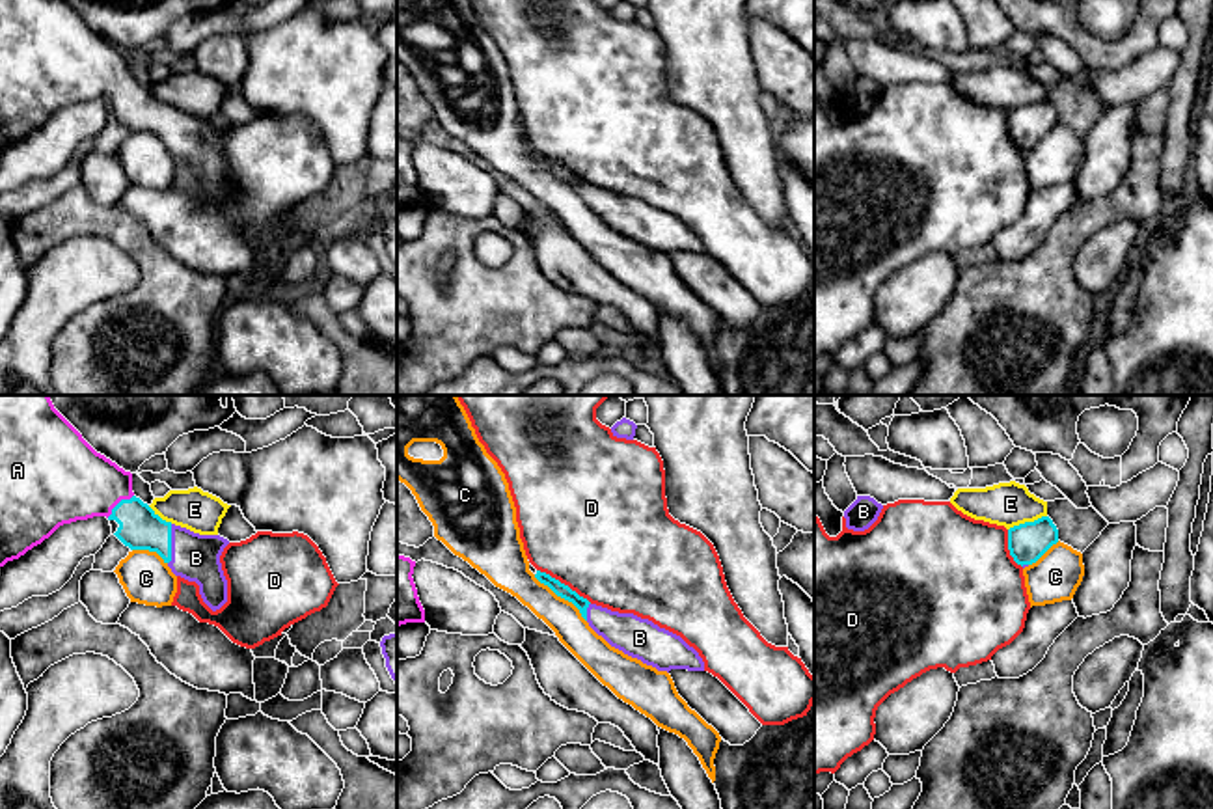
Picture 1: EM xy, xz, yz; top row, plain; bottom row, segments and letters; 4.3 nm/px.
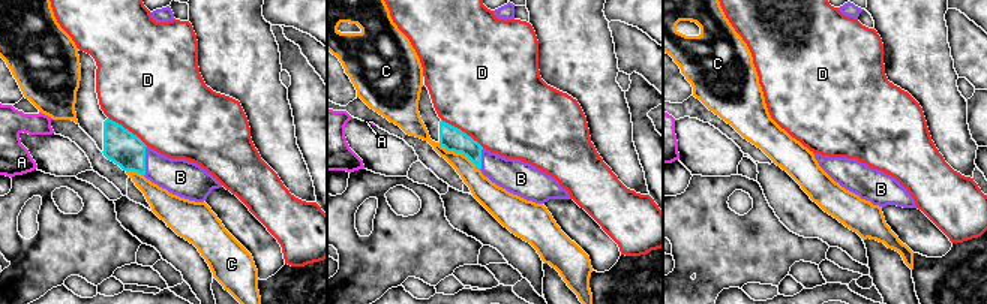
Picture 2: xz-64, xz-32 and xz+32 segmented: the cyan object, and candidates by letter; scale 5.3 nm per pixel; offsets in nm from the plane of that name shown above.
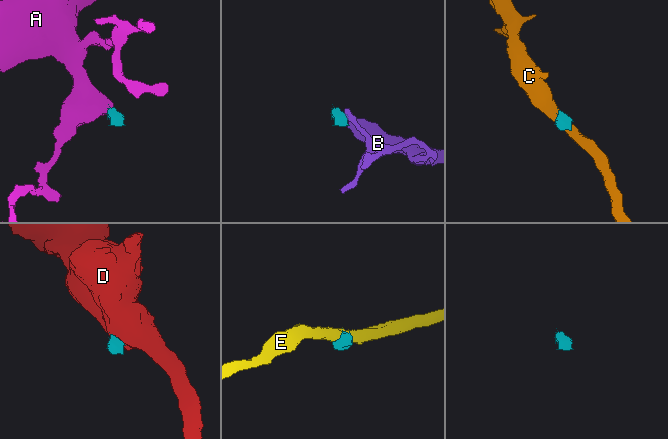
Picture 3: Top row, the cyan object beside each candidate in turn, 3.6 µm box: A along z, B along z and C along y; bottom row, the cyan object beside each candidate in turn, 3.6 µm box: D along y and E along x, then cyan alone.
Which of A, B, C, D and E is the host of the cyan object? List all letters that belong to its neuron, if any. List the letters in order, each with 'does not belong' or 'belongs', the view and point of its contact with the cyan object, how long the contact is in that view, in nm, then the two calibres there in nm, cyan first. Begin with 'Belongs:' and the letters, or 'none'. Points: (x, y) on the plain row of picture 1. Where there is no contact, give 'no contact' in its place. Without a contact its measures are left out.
Belongs: A, B
A: belongs; meets cyan in xy at (118, 86); contact 160 nm long; 180 nm thick on the cyan side, 360 nm on the other
B: belongs; meets cyan in xy at (170, 127); contact 180 nm long; 180 nm thick on the cyan side, 200 nm on the other
C: does not belong; meets cyan in xz at (561, 179); contact 300 nm long; 60 nm thick on the cyan side, 160 nm on the other
D: does not belong; meets cyan in xz at (563, 166); contact 280 nm long; 60 nm thick on the cyan side, 500 nm on the other
E: does not belong; meets cyan in yz at (1027, 105); contact 180 nm long; 170 nm thick on the cyan side, 190 nm on the other

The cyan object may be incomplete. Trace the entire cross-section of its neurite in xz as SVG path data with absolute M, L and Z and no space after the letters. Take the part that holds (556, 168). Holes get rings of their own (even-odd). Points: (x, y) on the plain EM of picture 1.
M537 153L535 160L548 168L557 179L572 185L589 209L602 218L611 229L624 237L641 242L658 254L688 252L704 254L704 244L699 235L689 229L680 218L660 211L648 201L634 196L619 196L607 190L591 186L568 168Z

